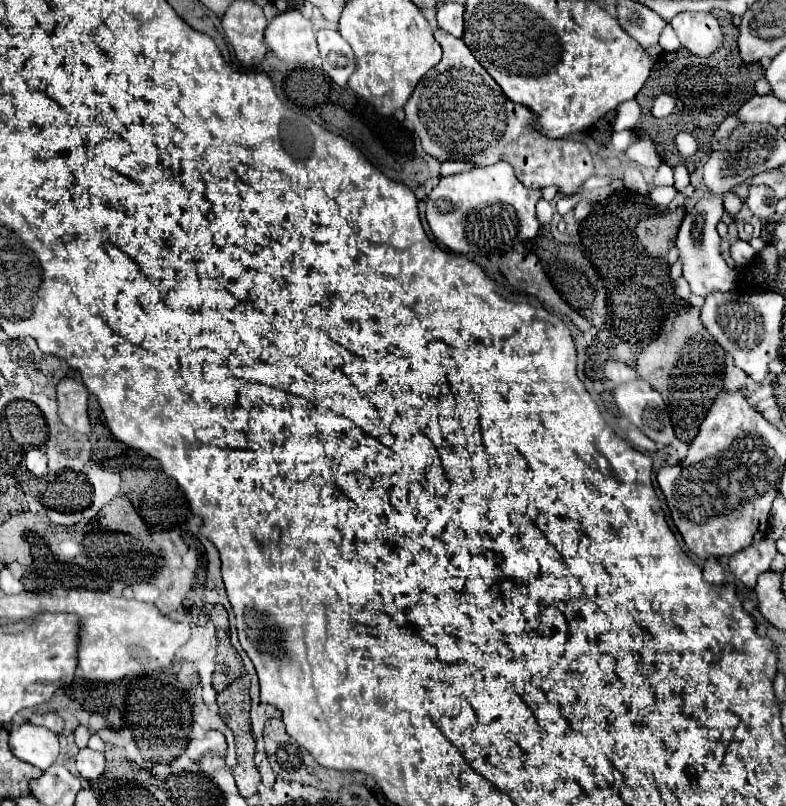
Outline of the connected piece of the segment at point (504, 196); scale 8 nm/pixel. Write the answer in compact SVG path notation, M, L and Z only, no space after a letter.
M496 162L484 168L472 168L456 176L440 178L438 186L426 200L426 218L432 234L452 252L478 258L506 254L518 242L532 240L538 234L538 218L534 206L540 190L526 188L514 176L512 166Z

